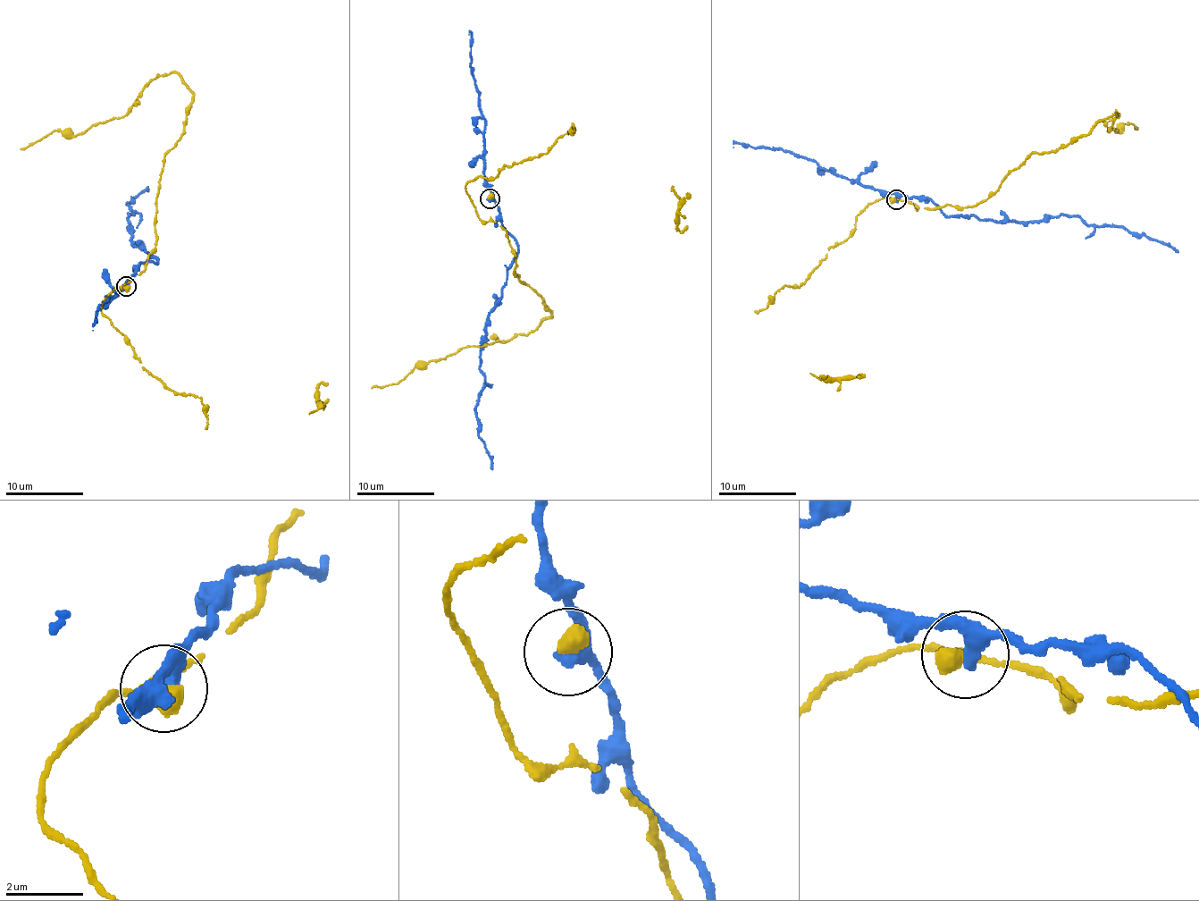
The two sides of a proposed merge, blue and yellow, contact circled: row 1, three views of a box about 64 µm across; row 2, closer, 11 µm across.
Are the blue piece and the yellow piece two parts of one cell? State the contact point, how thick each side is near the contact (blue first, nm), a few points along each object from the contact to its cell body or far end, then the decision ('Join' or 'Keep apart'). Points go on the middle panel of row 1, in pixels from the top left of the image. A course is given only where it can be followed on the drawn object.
Place: (490, 198). Thickness 320 nm (blue) against 440 nm. Course of blue: (490, 197), (517, 244), (500, 303), (489, 316), (482, 350), (484, 378), (476, 407), (478, 433), (493, 470). Course of yellow: (490, 197), (476, 214), (506, 231), (515, 276), (541, 298), (551, 317), (502, 343), (467, 346), (371, 388). Keep apart

